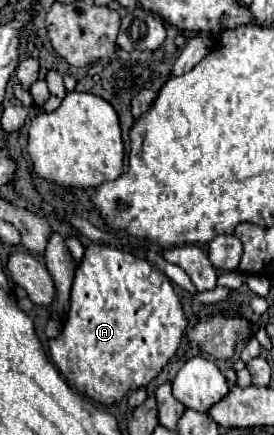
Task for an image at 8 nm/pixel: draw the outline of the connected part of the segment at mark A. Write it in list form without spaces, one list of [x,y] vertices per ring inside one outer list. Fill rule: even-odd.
[[[94,243],[76,267],[70,311],[60,337],[50,339],[50,357],[78,393],[114,405],[162,371],[176,353],[184,329],[182,305],[164,273],[130,251]]]

